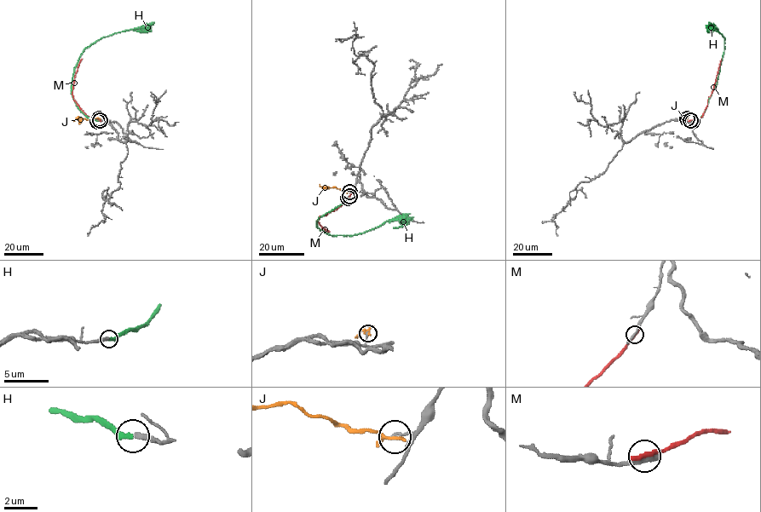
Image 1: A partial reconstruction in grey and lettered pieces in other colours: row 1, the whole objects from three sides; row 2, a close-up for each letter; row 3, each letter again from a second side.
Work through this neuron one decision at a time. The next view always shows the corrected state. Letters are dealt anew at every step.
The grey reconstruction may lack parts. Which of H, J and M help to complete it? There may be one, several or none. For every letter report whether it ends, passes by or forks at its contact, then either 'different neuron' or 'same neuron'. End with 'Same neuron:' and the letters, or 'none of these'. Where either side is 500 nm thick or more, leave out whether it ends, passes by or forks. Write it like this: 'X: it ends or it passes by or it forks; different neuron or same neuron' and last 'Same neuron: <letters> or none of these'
H: it ends; different neuron
J: it passes by; different neuron
M: it ends; different neuron
Same neuron: none of these

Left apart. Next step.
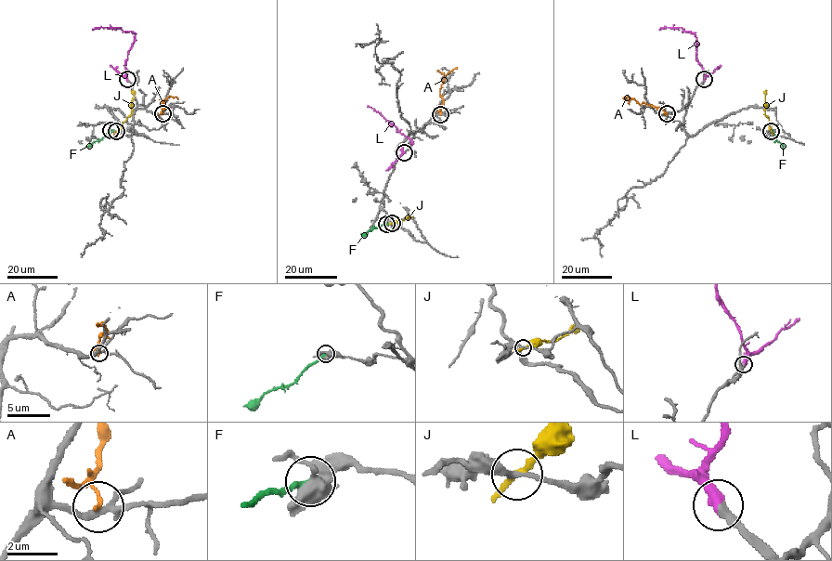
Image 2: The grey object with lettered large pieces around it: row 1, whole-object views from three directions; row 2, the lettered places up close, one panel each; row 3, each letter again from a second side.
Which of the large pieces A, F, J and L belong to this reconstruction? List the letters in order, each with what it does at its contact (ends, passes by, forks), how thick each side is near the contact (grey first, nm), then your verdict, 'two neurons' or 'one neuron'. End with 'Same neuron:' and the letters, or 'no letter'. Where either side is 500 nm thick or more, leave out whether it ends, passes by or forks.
A: it ends there; 200 nm thick on the grey side, 180 nm on the other; two neurons
F: 500 nm thick on the grey side, 280 nm on the other; two neurons
J: it passes by; 240 nm thick on the grey side, 220 nm on the other; two neurons
L: it ends there; 320 nm thick on the grey side, 480 nm on the other; one neuron
Same neuron: L

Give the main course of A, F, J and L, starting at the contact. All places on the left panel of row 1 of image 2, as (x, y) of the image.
A: (162, 113), (162, 102), (169, 97), (178, 99)
F: (110, 130), (86, 146)
J: (116, 132), (132, 114), (132, 90)
L: (127, 79), (125, 61), (135, 33), (123, 32), (120, 28), (92, 30)

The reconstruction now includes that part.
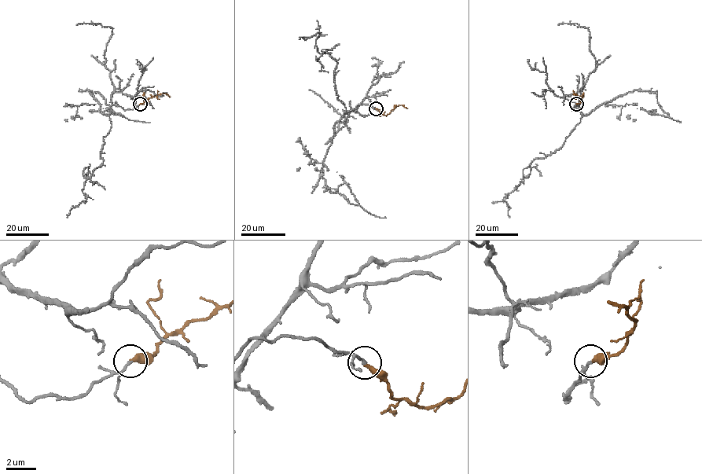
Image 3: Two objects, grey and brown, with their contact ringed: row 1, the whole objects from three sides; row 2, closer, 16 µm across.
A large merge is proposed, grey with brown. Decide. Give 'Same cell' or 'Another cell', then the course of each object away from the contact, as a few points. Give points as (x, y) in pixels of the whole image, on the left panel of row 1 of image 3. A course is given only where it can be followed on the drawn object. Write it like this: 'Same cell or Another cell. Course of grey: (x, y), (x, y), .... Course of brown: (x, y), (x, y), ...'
Same cell. Course of grey: (140, 104), (124, 110), (112, 104), (104, 115), (89, 90), (123, 116), (82, 104), (78, 116), (66, 122). Course of brown: (140, 104), (161, 93), (170, 97)

